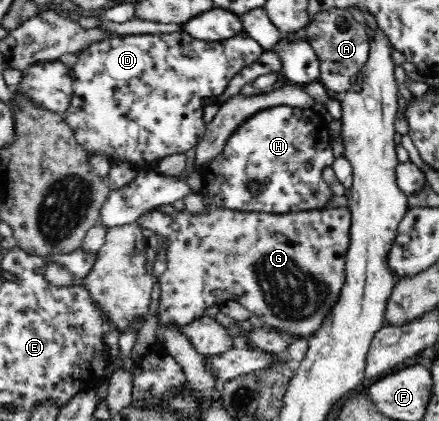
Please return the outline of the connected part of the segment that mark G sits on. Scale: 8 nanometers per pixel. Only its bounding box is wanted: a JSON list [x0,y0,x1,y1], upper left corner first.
[136,204,351,340]

